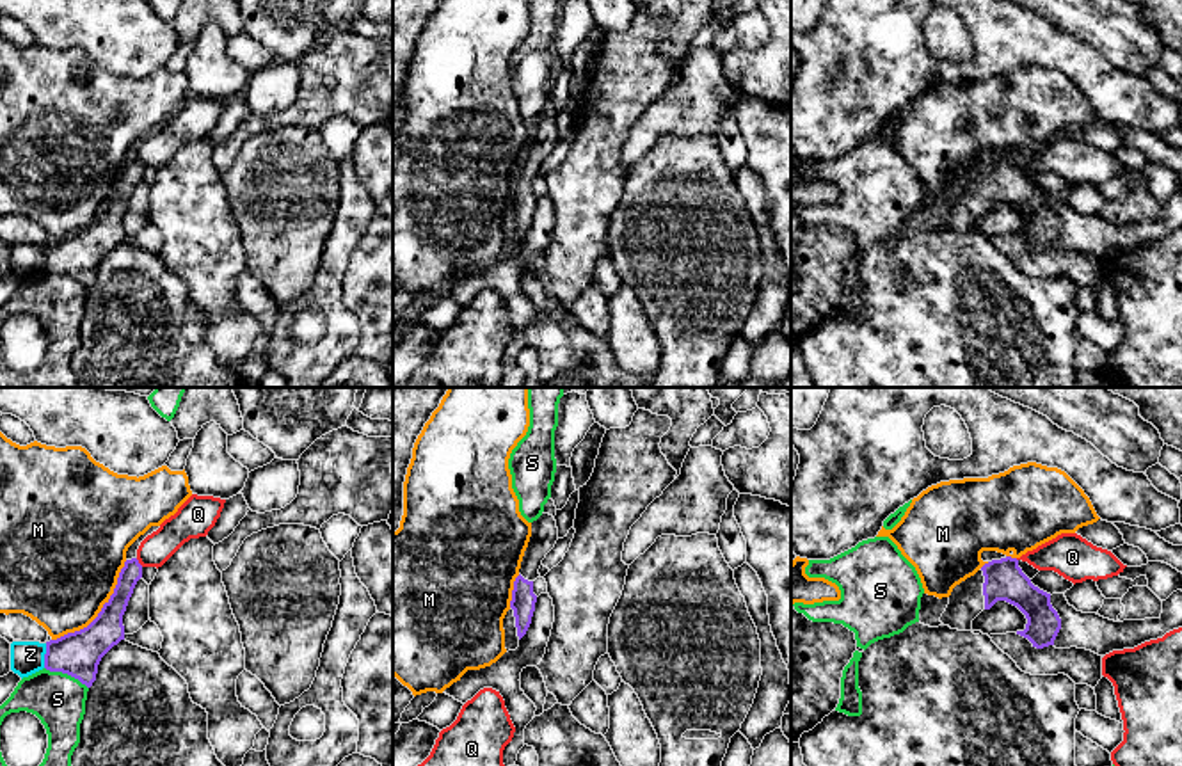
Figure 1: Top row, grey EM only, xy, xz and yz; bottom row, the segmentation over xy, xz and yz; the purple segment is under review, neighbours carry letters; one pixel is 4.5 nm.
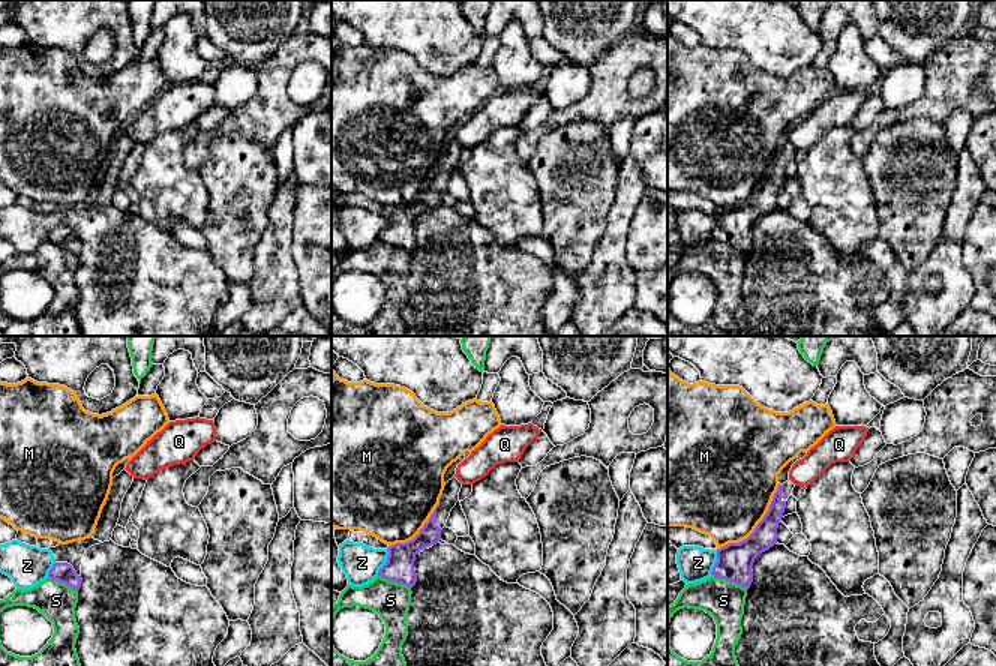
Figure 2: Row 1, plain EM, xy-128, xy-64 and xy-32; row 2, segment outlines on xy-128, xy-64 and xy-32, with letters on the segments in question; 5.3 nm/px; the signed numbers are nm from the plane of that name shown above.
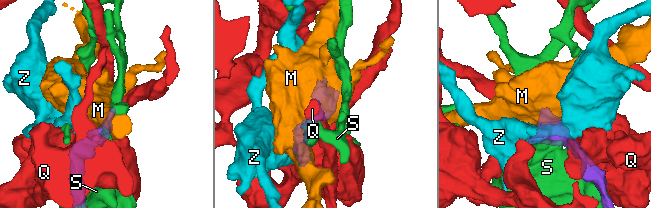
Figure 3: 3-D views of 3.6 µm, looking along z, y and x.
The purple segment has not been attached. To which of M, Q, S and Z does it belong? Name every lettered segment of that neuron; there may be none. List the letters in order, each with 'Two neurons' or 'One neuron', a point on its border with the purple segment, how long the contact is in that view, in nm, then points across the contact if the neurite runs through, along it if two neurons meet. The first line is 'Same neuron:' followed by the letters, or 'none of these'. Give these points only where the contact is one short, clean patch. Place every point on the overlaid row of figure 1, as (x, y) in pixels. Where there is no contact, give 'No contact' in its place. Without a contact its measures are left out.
Same neuron: none of these
M: Two neurons. Touches purple at xy (102, 610). Shared border 500 nm
Q: Two neurons. Touches purple at xy (137, 562). Shared border 50 nm
S: Two neurons. Touches purple at xy (66, 672). Shared border 220 nm
Z: Two neurons. Touches purple at xy (45, 656). Shared border 110 nm. Boundary: xy (47, 644), (43, 667)

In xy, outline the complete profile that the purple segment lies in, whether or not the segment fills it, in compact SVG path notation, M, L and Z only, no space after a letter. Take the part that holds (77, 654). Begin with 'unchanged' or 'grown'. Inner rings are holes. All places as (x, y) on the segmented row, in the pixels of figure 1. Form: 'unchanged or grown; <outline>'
unchanged; M126 560L114 594L98 617L80 631L46 642L44 668L68 674L91 688L101 658L124 640L123 615L140 578L139 560Z

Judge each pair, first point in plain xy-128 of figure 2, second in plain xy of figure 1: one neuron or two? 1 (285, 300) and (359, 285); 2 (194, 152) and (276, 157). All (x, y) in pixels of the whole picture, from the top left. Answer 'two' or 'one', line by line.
1: two
2: two

